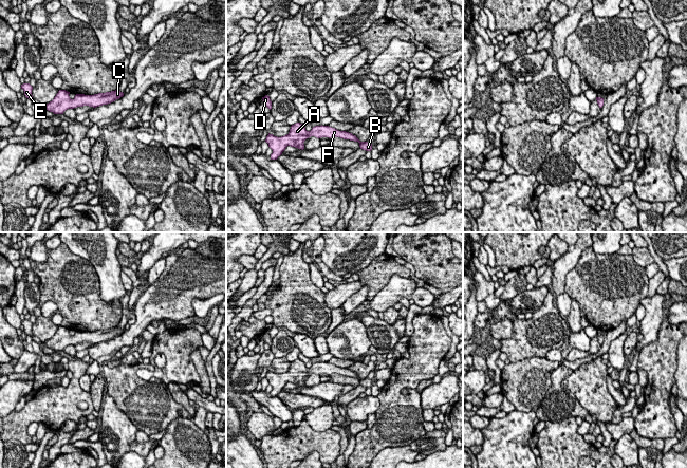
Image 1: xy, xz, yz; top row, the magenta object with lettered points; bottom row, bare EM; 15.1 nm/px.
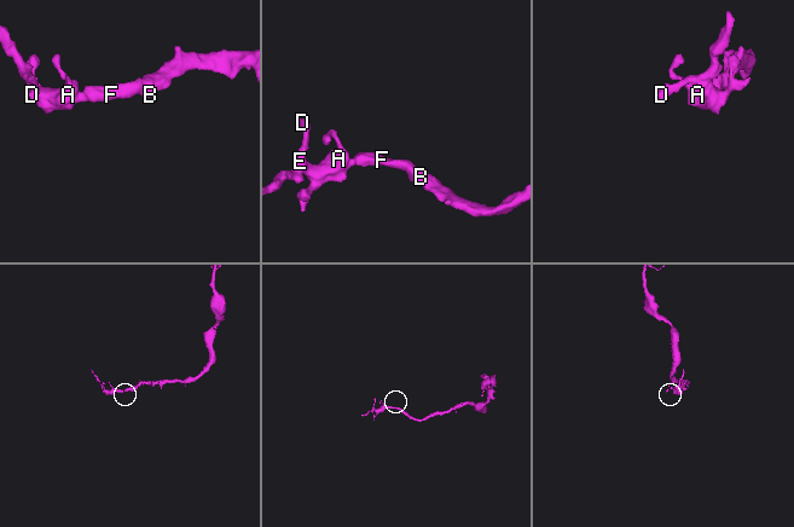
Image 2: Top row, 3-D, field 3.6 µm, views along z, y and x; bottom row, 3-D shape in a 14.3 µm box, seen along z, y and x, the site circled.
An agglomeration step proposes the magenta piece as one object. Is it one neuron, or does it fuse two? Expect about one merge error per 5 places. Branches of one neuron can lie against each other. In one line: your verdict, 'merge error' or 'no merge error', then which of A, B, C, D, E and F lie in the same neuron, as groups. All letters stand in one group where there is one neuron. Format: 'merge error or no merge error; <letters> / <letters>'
no merge error; A B C D E F

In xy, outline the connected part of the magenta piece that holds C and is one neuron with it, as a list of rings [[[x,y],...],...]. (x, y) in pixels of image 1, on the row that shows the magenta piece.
[[[59,90],[54,99],[44,106],[45,110],[54,114],[63,114],[68,109],[83,106],[96,108],[111,104],[124,96],[124,93],[117,90],[94,95],[76,94],[73,99],[70,98],[69,94],[70,92],[66,90]]]

